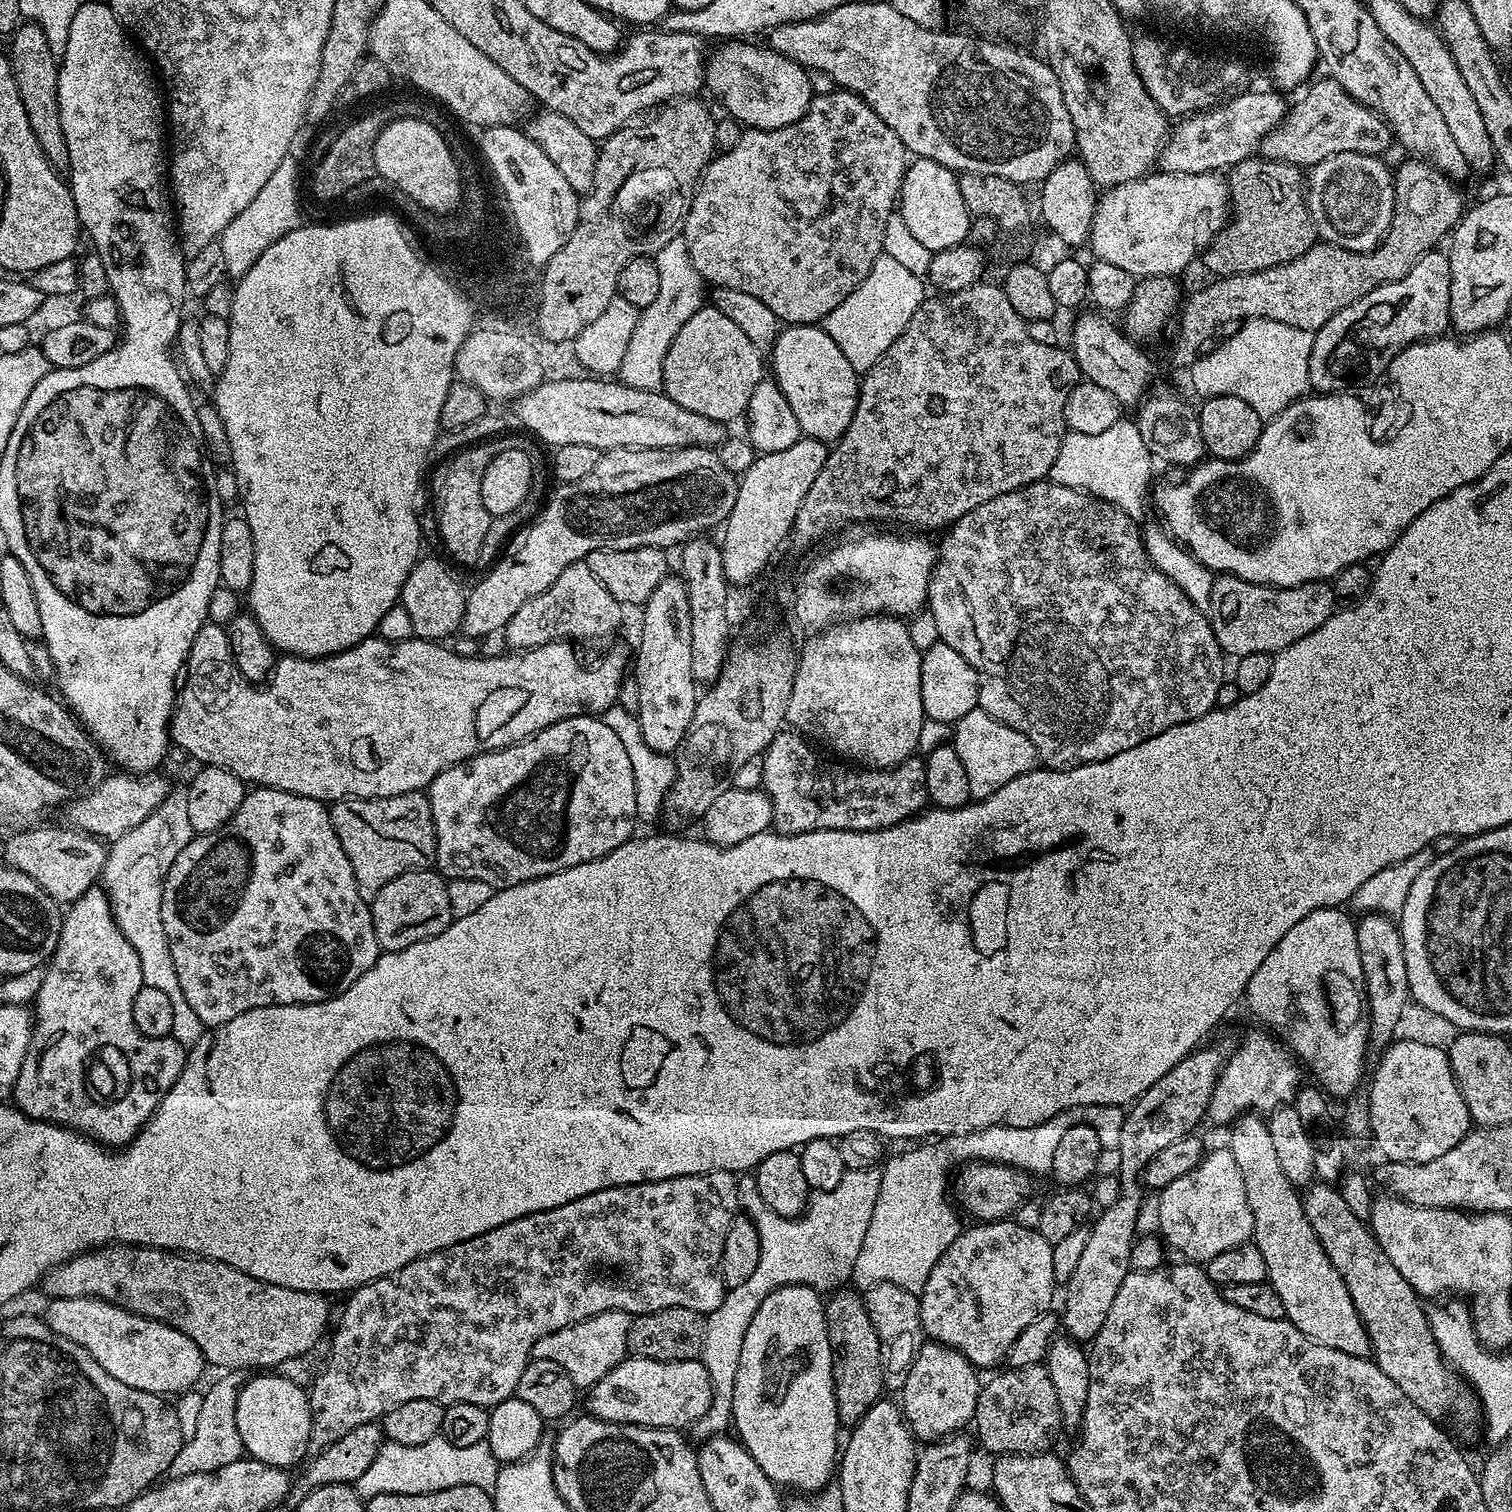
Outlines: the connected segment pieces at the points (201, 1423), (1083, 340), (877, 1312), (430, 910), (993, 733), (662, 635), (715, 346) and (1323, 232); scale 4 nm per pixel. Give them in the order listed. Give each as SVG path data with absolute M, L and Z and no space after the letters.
M228 1370L220 1374L208 1389L203 1389L202 1407L195 1426L194 1438L192 1441L184 1442L178 1450L178 1458L174 1458L174 1462L167 1470L169 1477L179 1478L190 1474L217 1472L222 1466L230 1466L230 1462L241 1459L245 1455L244 1443L238 1434L236 1421L238 1394L245 1379L243 1371Z
M1081 311L1081 316L1072 324L1070 351L1080 368L1081 377L1089 384L1102 386L1102 390L1110 390L1110 394L1114 394L1122 406L1139 405L1149 395L1153 387L1152 379L1156 376L1151 358L1140 349L1143 347L1133 337L1125 334L1117 325L1116 329L1108 321L1111 319L1105 318L1099 311L1091 311Z
M890 1282L872 1285L863 1293L863 1297L882 1350L885 1389L899 1390L906 1382L906 1374L910 1374L910 1366L918 1350L926 1343L924 1327L920 1321L920 1297L917 1293L902 1290L902 1286L894 1286Z
M436 870L407 872L382 886L370 901L374 934L384 952L401 952L414 942L434 938L453 922L450 894L445 877Z
M977 706L973 712L956 721L954 747L962 766L966 766L966 778L970 778L970 790L976 800L984 800L994 790L1006 786L1014 778L1031 772L1037 767L1036 747L1018 730L1000 720L993 720L990 713Z
M669 574L650 594L650 598L642 605L644 625L640 628L640 645L636 648L636 670L634 677L638 680L639 703L638 715L642 734L648 745L655 752L672 754L684 741L690 722L694 718L694 710L698 699L698 682L694 678L692 659L690 658L690 598L679 575Z
M703 306L682 326L677 337L670 343L664 362L662 391L674 402L678 402L678 406L686 406L686 410L694 410L694 414L706 414L706 418L729 422L728 420L736 420L739 416L741 419L747 413L750 397L754 394L754 386L758 386L758 382L765 379L765 376L765 357L750 339L746 338L742 327L732 322L716 307Z
M1334 154L1312 165L1306 176L1306 199L1317 237L1350 252L1369 252L1377 248L1388 235L1396 213L1396 181L1393 169L1384 165L1379 156L1370 154Z

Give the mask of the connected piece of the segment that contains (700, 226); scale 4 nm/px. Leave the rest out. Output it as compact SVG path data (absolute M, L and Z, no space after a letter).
M831 90L813 95L810 106L798 122L781 128L748 128L740 136L740 141L724 153L713 155L704 174L696 185L696 195L684 219L683 238L688 247L694 268L703 281L712 286L733 287L743 293L752 294L764 302L785 325L819 325L844 299L855 290L870 274L870 266L885 251L884 235L888 232L888 219L894 216L898 204L900 183L910 163L908 148L898 138L898 134L874 112L872 107L860 96L843 90Z

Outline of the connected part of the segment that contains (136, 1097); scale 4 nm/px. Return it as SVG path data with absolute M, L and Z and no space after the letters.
M93 886L86 890L86 894L82 894L77 898L73 904L67 905L60 921L60 937L44 968L42 986L38 990L34 1001L32 1037L26 1050L26 1058L22 1062L22 1070L16 1079L14 1089L15 1107L35 1120L50 1122L63 1128L72 1128L74 1131L79 1132L80 1135L96 1141L97 1144L111 1146L116 1150L129 1144L143 1130L147 1120L156 1113L157 1106L160 1105L165 1094L172 1089L174 1082L178 1082L178 1074L182 1074L186 1059L185 1045L179 1044L173 1036L150 1038L146 1034L142 1034L138 1030L138 1026L134 1026L134 998L142 987L144 987L142 962L138 962L138 954L134 950L134 946L130 946L126 934L122 934L122 930L112 913L112 904L108 900L107 892L104 891L103 887Z

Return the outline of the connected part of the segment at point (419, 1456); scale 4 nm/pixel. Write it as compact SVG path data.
M443 1436L434 1437L430 1442L422 1442L422 1446L402 1446L385 1442L380 1447L378 1458L362 1473L362 1478L355 1482L356 1493L361 1500L367 1502L374 1494L426 1494L434 1490L446 1490L450 1486L478 1486L495 1489L496 1479L501 1465L494 1458L494 1450L490 1450L487 1440L474 1442L474 1446L454 1446L454 1442L446 1442Z

